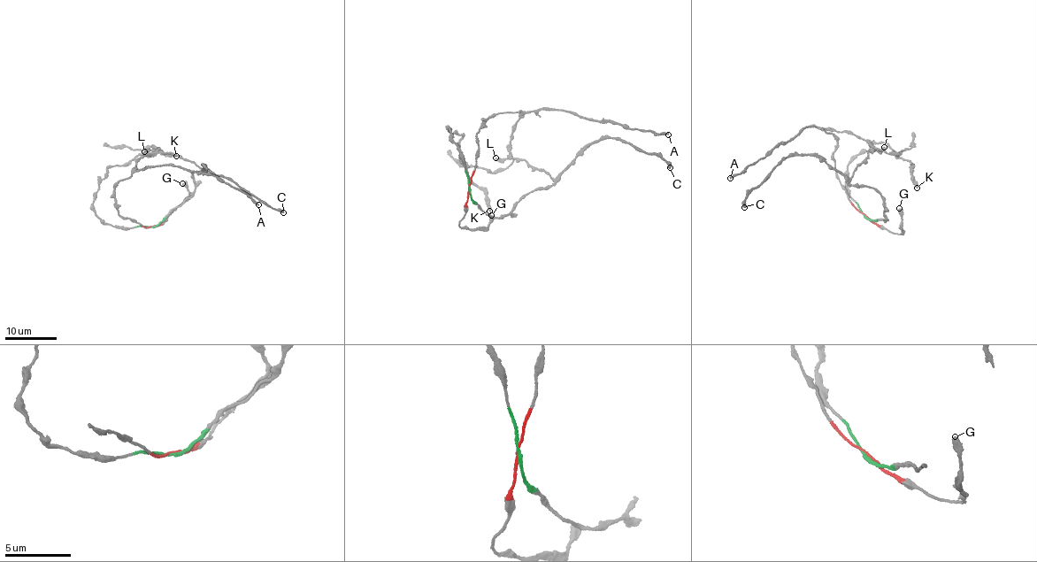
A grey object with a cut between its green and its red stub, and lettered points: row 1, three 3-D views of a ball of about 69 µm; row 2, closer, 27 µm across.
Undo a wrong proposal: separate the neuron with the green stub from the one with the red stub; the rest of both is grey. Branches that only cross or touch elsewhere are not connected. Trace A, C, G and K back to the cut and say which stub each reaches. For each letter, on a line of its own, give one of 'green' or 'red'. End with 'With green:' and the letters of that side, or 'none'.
A: red
C: green
G: red
K: green
With green: C, K

